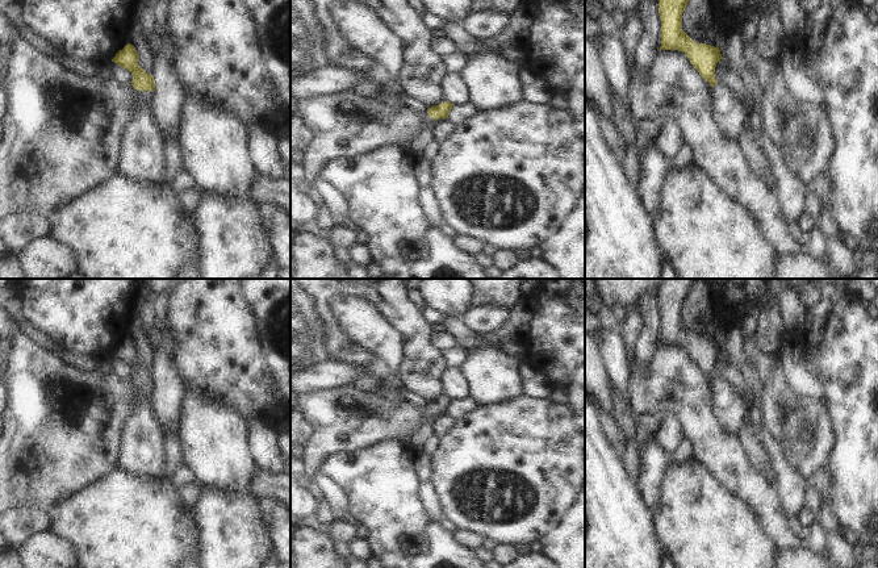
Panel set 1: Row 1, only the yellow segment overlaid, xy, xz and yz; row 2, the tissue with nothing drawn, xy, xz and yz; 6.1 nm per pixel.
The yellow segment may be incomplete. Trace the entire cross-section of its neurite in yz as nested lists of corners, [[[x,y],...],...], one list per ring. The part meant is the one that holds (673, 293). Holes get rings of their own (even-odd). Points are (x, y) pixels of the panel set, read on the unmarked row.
[[[666,279],[658,288],[661,313],[660,344],[678,344],[686,348],[699,369],[710,377],[712,414],[723,434],[739,438],[743,422],[749,417],[741,392],[715,373],[716,358],[723,354],[719,342],[694,337],[682,325],[682,308],[690,295],[694,279]]]

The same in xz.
[[[356,387],[301,394],[301,409],[315,427],[312,442],[305,447],[305,473],[313,477],[327,460],[342,452],[358,452],[390,439],[407,443],[427,418],[446,414],[452,400],[444,396],[419,406]]]

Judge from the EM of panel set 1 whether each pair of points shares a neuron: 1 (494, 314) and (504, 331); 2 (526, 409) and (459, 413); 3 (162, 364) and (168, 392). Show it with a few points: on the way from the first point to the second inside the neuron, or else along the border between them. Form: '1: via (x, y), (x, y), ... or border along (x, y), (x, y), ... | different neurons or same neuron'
1: border along (510, 309), (510, 317), (500, 328), (479, 334) | different neurons
2: border along (481, 405), (458, 421) | different neurons
3: via (166, 371), (168, 385) | same neuron

